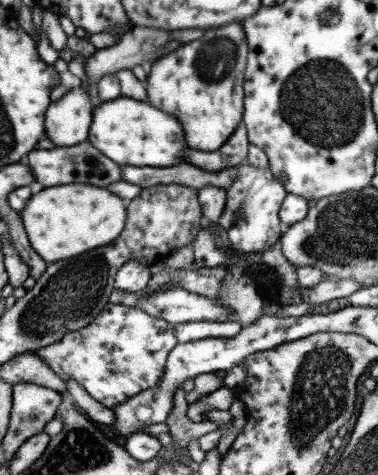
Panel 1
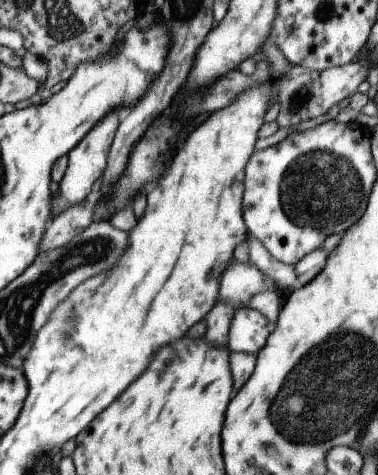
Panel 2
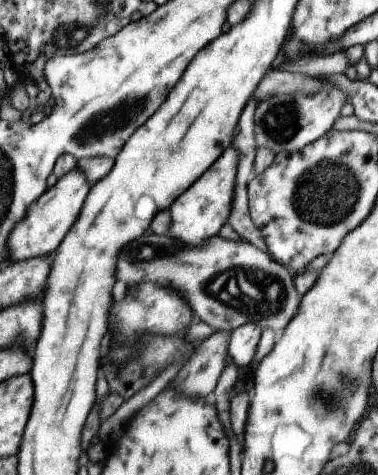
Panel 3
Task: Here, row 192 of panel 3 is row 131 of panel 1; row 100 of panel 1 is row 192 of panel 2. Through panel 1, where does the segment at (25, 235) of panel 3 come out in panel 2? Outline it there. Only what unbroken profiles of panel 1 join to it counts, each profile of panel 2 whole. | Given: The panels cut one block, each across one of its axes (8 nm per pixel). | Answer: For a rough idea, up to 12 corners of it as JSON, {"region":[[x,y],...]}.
{"region":[[121,110],[67,154],[51,216],[85,202],[103,176]]}

